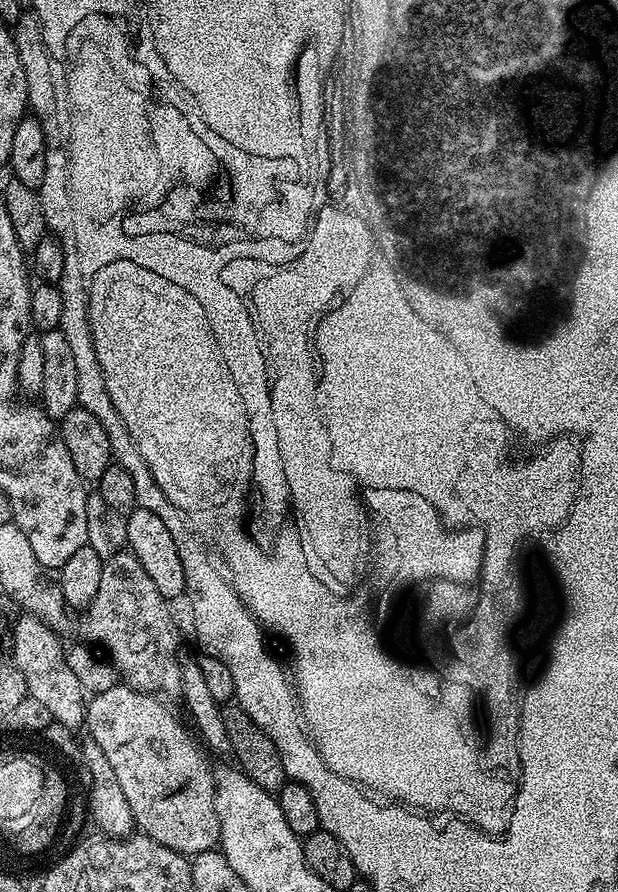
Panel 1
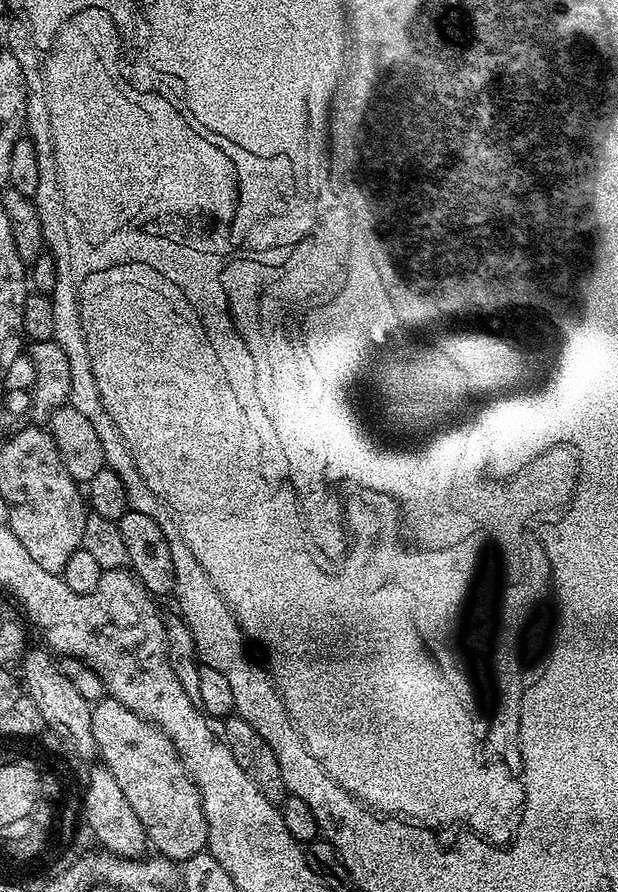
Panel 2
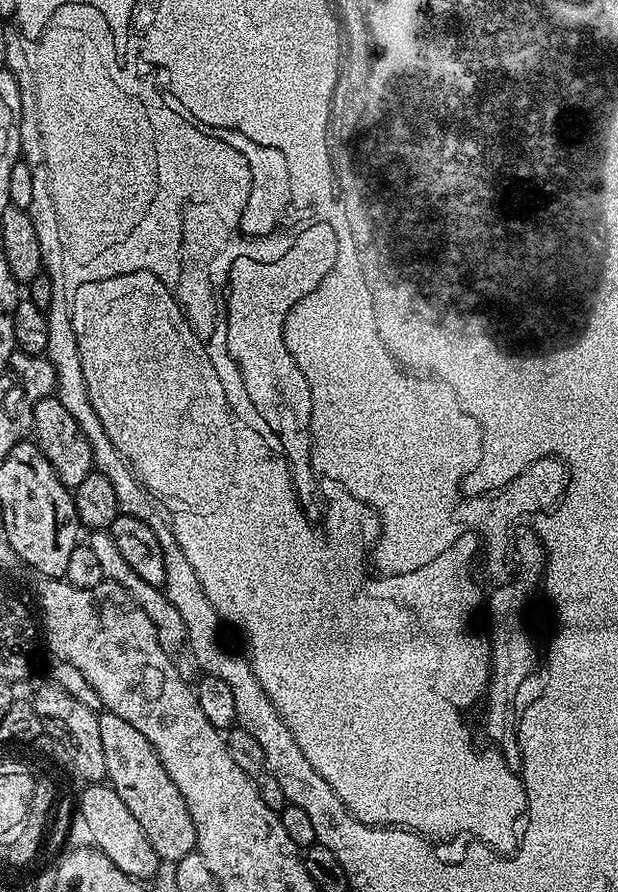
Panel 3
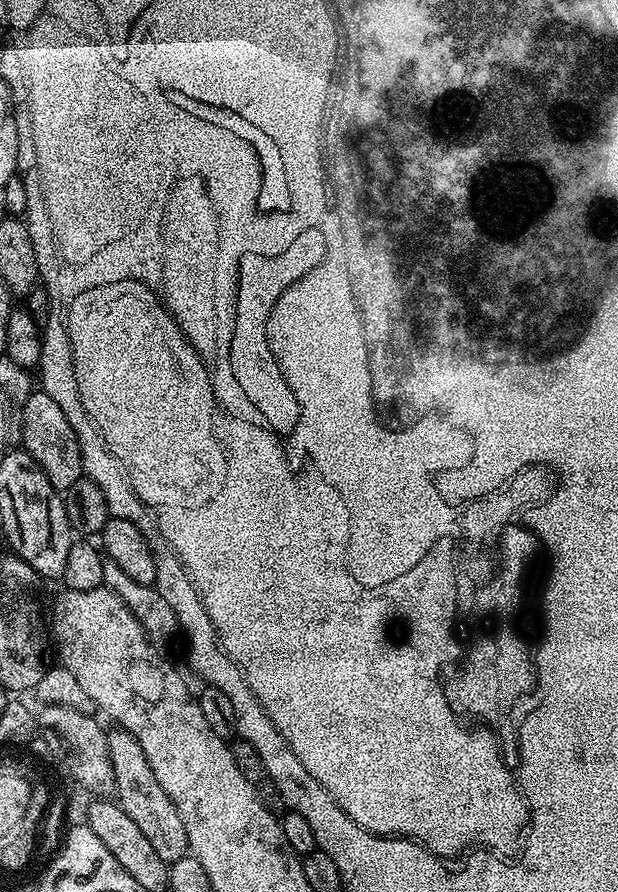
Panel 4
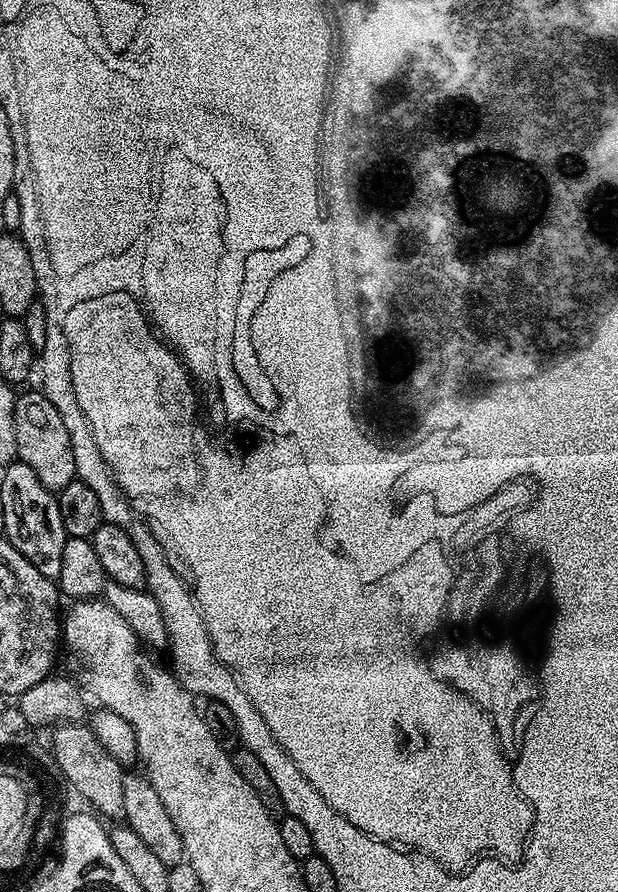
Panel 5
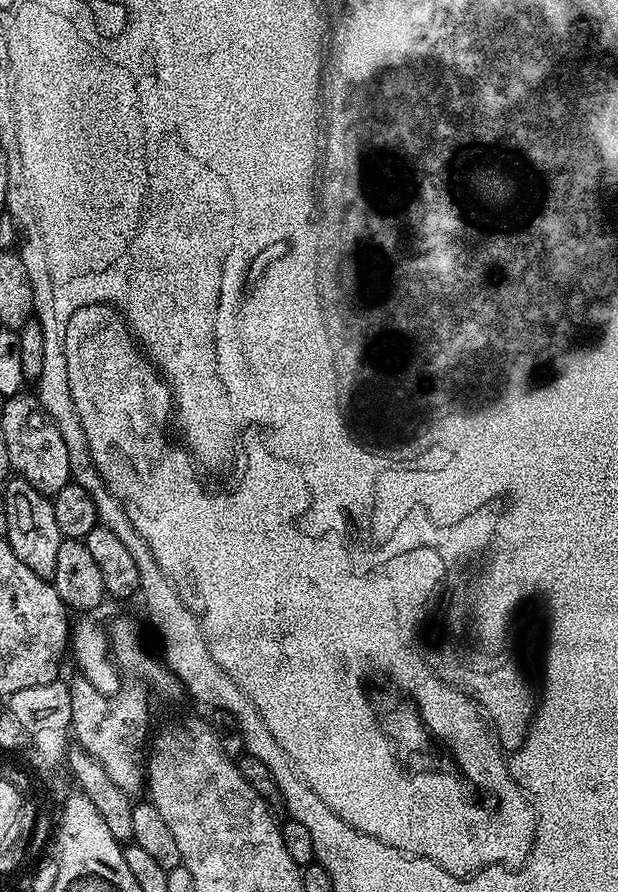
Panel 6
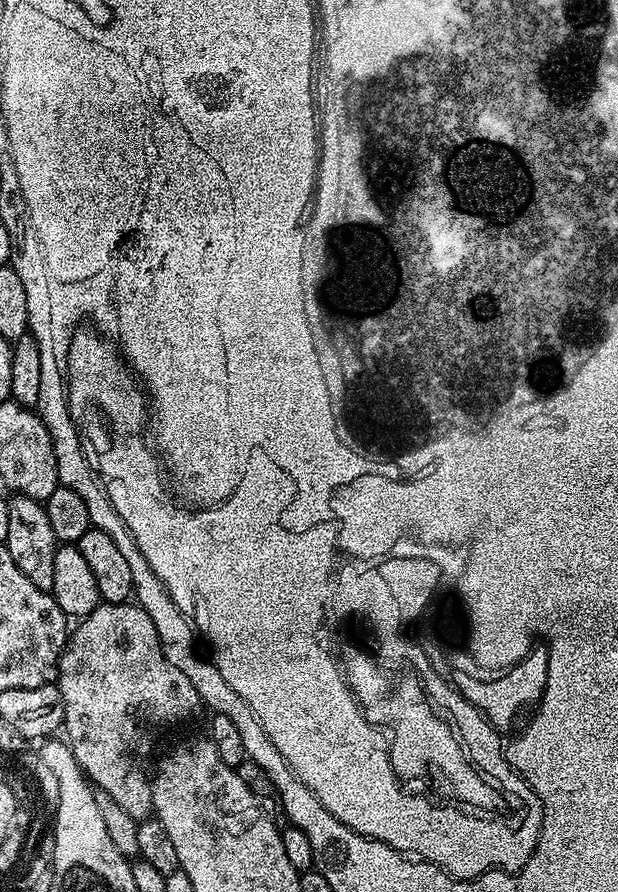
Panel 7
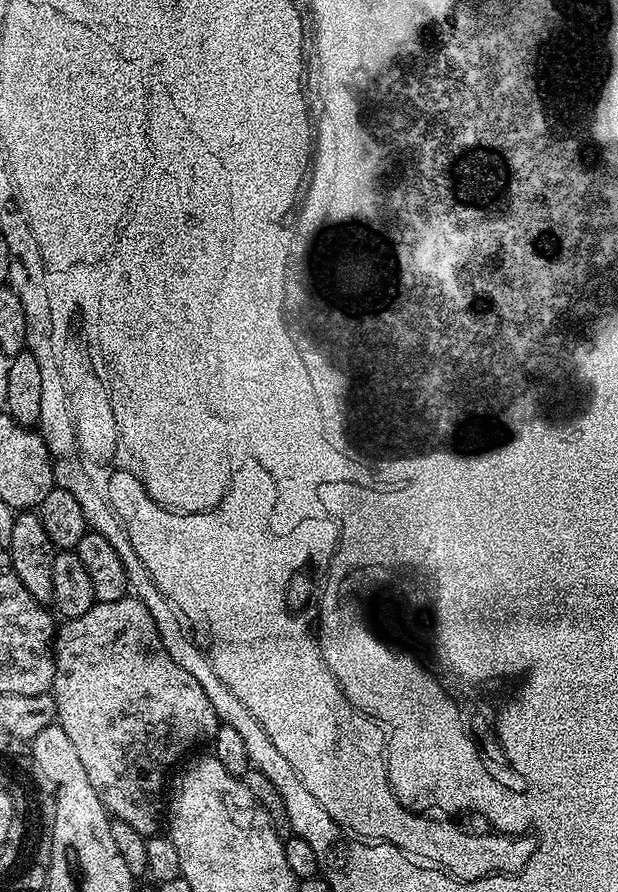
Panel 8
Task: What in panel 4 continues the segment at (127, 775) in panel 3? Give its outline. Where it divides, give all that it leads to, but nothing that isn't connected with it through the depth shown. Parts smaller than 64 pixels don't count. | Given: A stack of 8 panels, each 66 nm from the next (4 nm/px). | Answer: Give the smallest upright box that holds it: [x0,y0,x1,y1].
[108,726,189,865]

